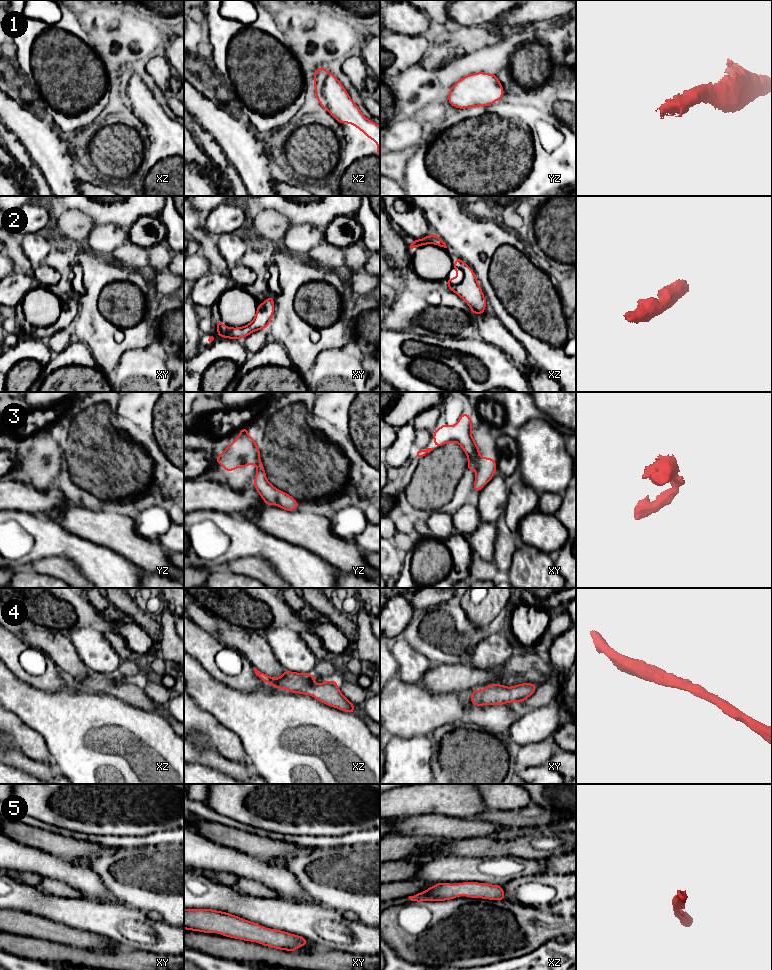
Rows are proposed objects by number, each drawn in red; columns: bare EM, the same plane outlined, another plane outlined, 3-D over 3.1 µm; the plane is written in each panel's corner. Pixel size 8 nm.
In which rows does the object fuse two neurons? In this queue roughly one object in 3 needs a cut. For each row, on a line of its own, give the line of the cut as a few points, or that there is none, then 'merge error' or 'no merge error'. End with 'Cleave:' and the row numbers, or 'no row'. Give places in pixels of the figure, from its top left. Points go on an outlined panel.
1: no cut | no merge error
2: no cut | no merge error
3: xy (479, 458), (476, 469) | merge error
4: no cut | no merge error
5: no cut | no merge error
Cleave: 3

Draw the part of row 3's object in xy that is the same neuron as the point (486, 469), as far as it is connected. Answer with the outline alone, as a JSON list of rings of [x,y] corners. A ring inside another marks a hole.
[[[481,457],[479,458],[479,464],[477,473],[475,476],[475,483],[473,490],[478,492],[491,480],[495,475],[496,461],[493,458]]]

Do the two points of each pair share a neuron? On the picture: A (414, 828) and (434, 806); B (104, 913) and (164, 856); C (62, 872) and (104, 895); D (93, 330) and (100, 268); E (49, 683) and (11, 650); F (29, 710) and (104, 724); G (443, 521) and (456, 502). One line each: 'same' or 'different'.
A: different
B: different
C: same
D: same
E: same
F: same
G: different

